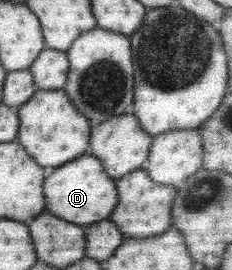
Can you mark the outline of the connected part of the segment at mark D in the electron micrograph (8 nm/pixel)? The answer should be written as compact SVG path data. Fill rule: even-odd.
M84 155L48 171L43 181L45 211L69 223L88 227L94 222L107 219L118 202L116 180L103 169L103 164L95 156Z

